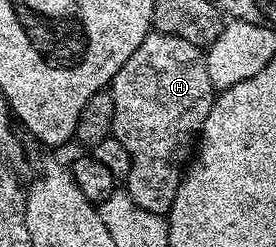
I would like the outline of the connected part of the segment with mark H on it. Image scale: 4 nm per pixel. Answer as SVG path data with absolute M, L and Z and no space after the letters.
M147 34L141 48L113 76L109 93L113 102L111 133L129 152L131 161L125 192L145 212L170 215L197 135L217 93L209 80L204 51L189 40L181 40L181 36Z

